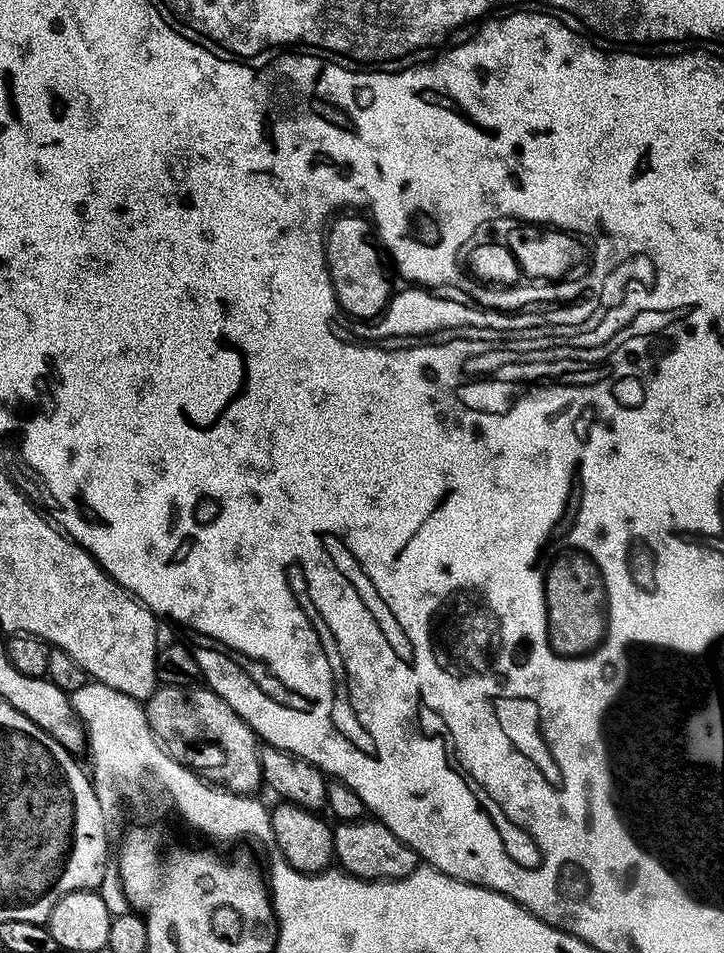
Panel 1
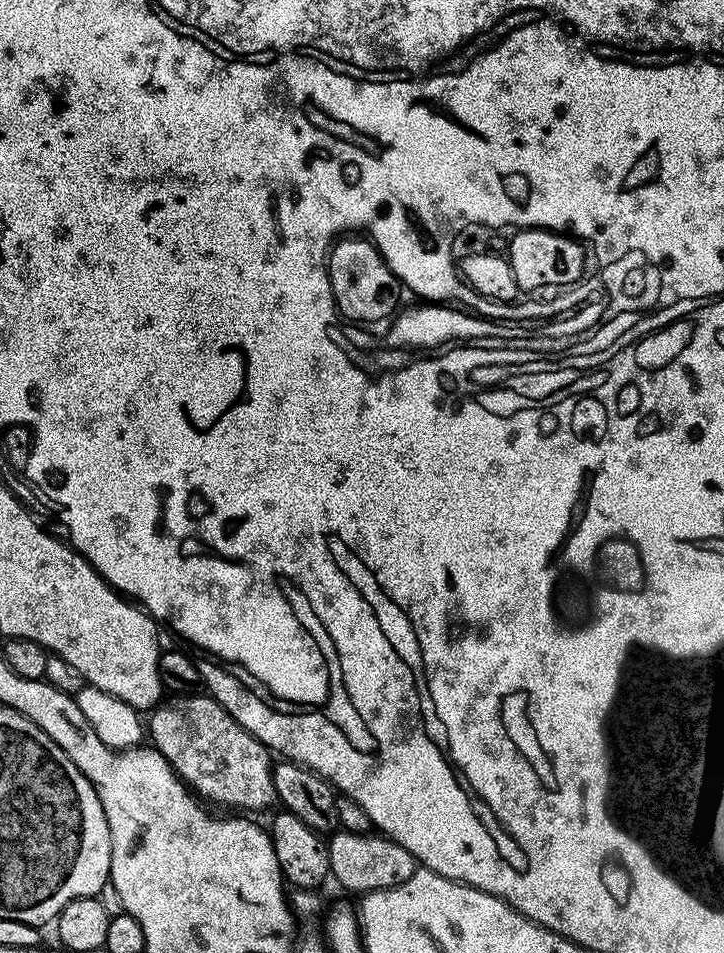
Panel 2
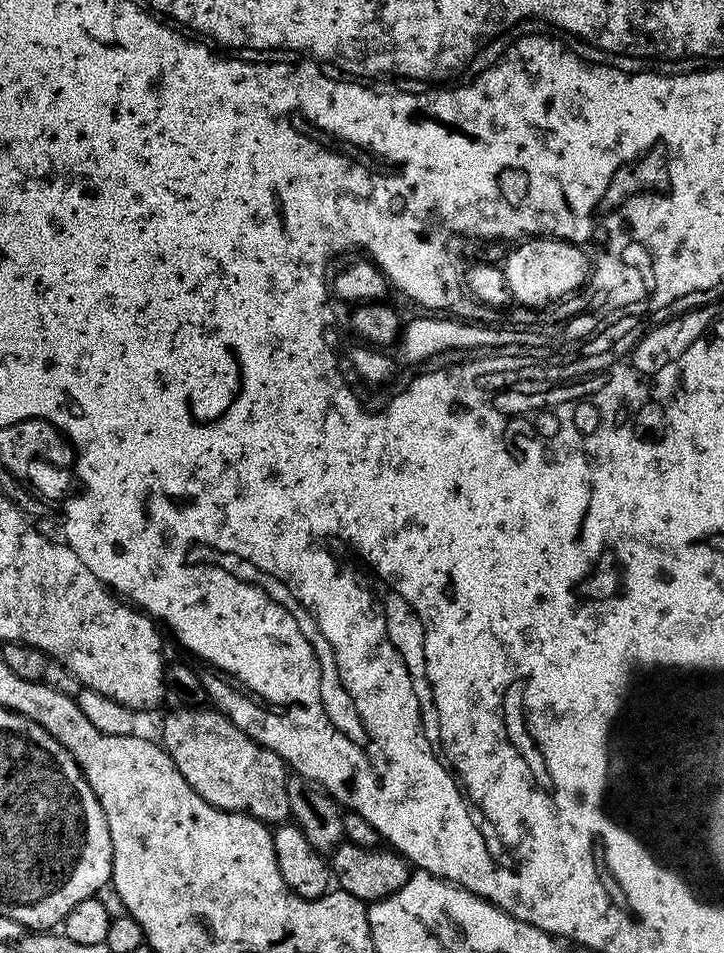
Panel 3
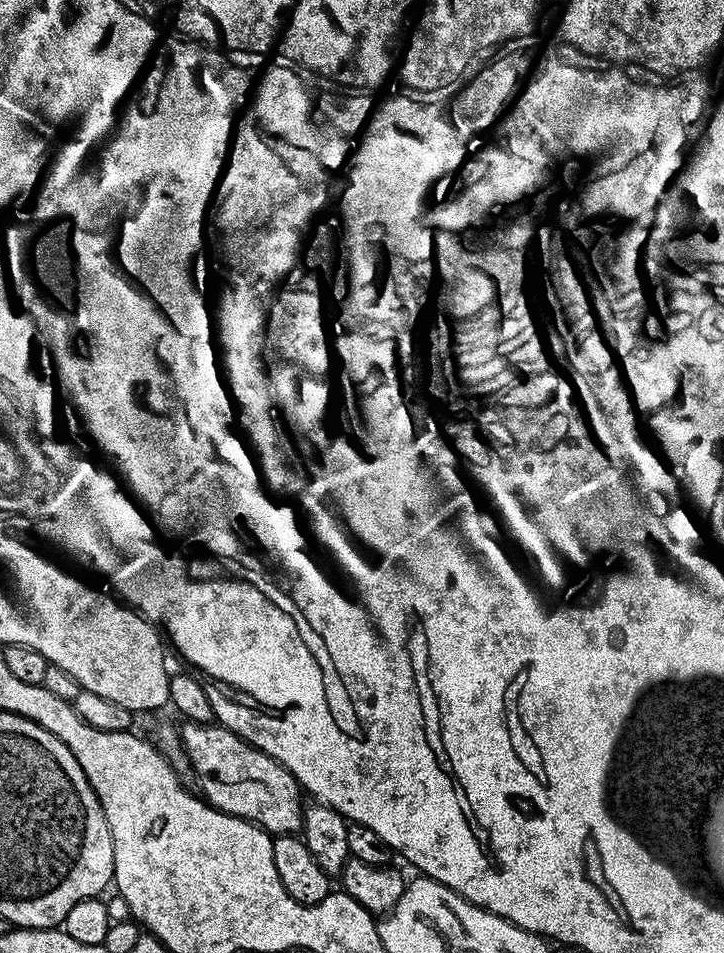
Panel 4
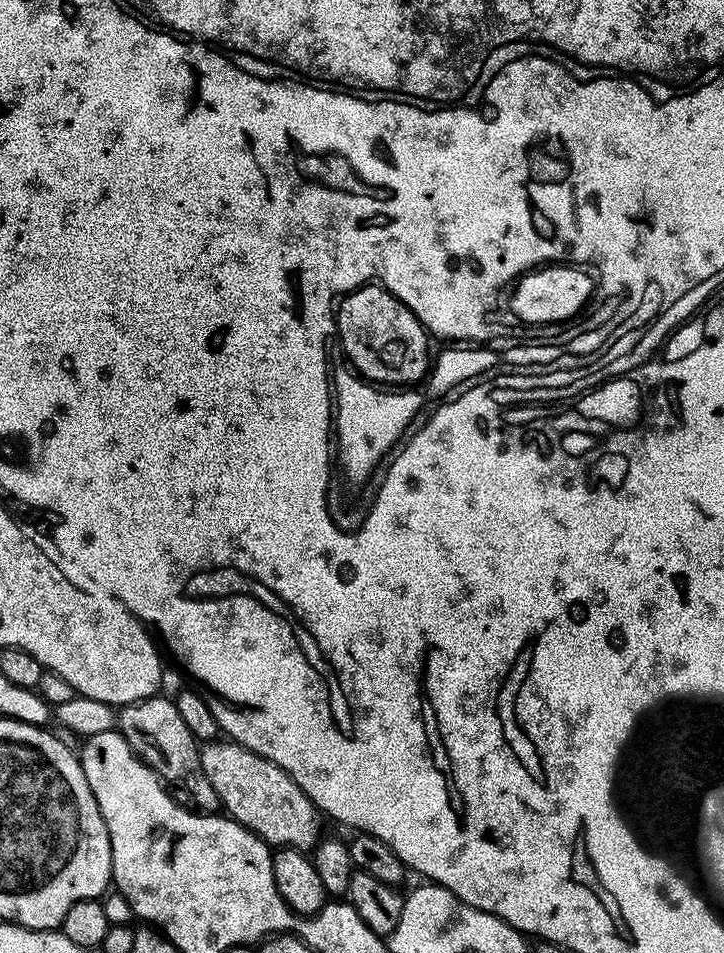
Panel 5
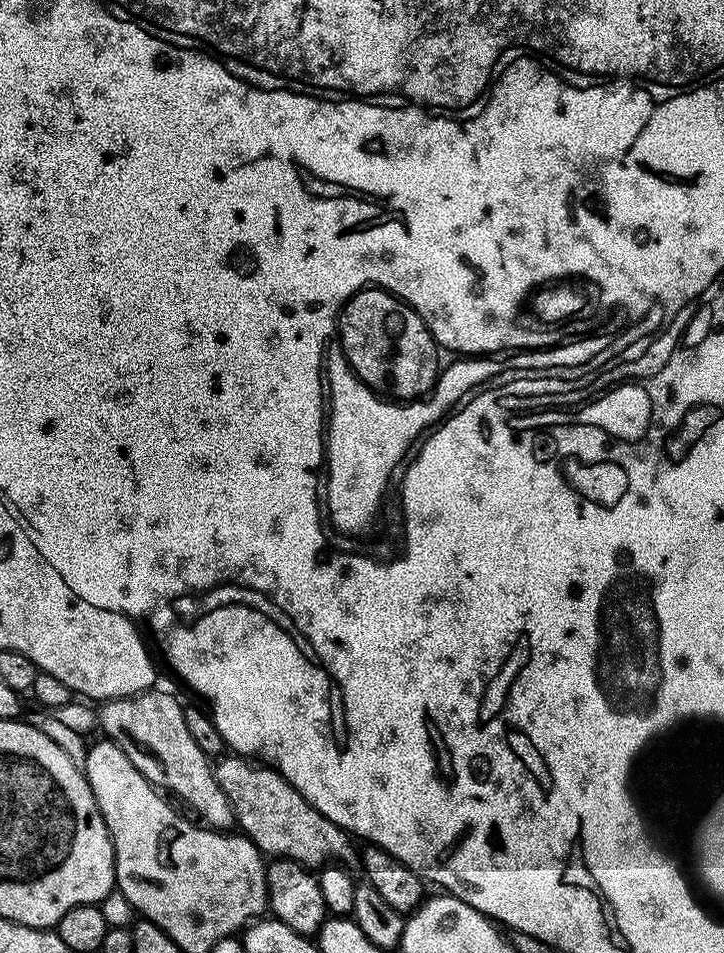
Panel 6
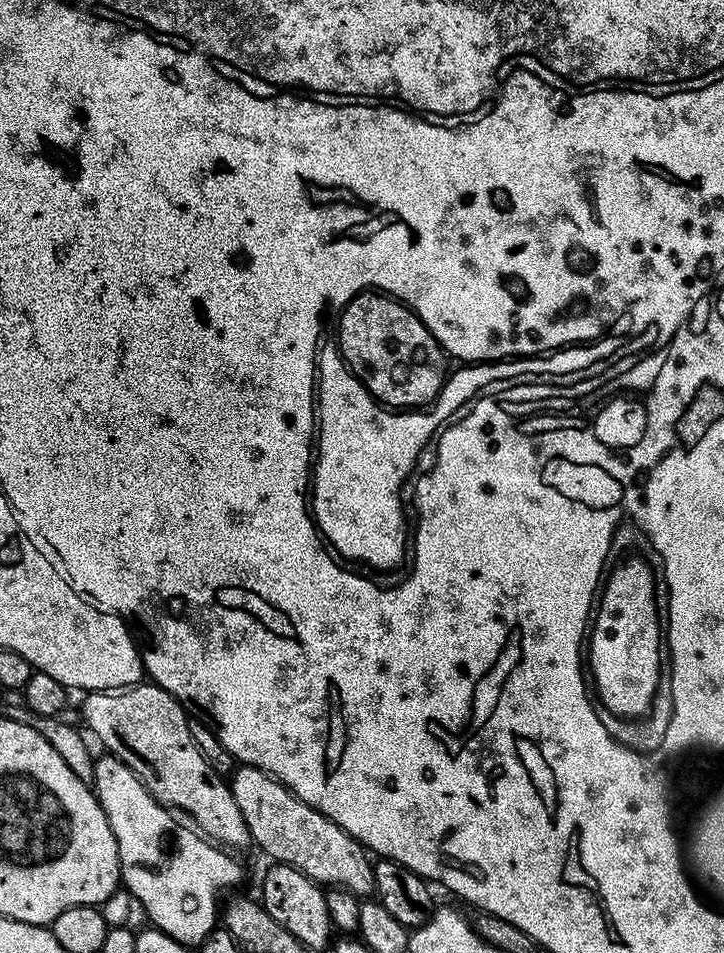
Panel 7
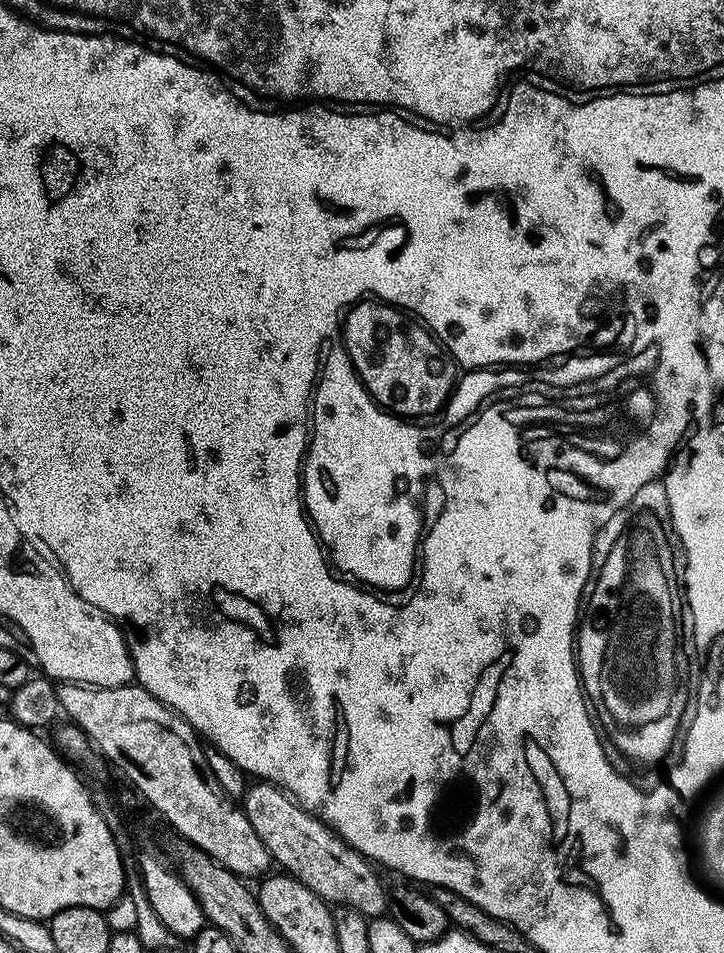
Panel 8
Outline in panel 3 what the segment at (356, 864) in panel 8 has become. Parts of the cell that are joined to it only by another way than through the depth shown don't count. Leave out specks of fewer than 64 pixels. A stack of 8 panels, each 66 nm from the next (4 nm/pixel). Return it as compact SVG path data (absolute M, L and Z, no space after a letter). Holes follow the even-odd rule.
M176 706L176 709L160 724L159 743L170 754L174 766L190 782L190 786L210 806L227 812L242 812L269 826L279 826L290 817L290 798L286 798L289 769L286 762L274 750L263 748L254 738L246 735L229 716L212 706Z

